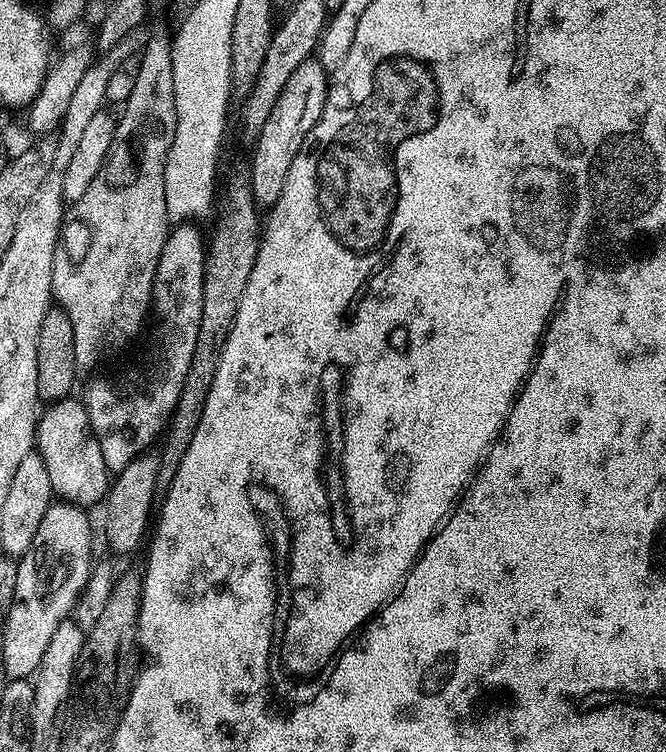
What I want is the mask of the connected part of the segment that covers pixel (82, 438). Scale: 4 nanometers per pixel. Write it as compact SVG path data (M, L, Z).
M83 399L54 401L44 409L37 419L35 447L46 463L53 493L61 501L77 506L99 505L108 495L110 473L102 458L102 446L98 446L98 438L84 409Z

